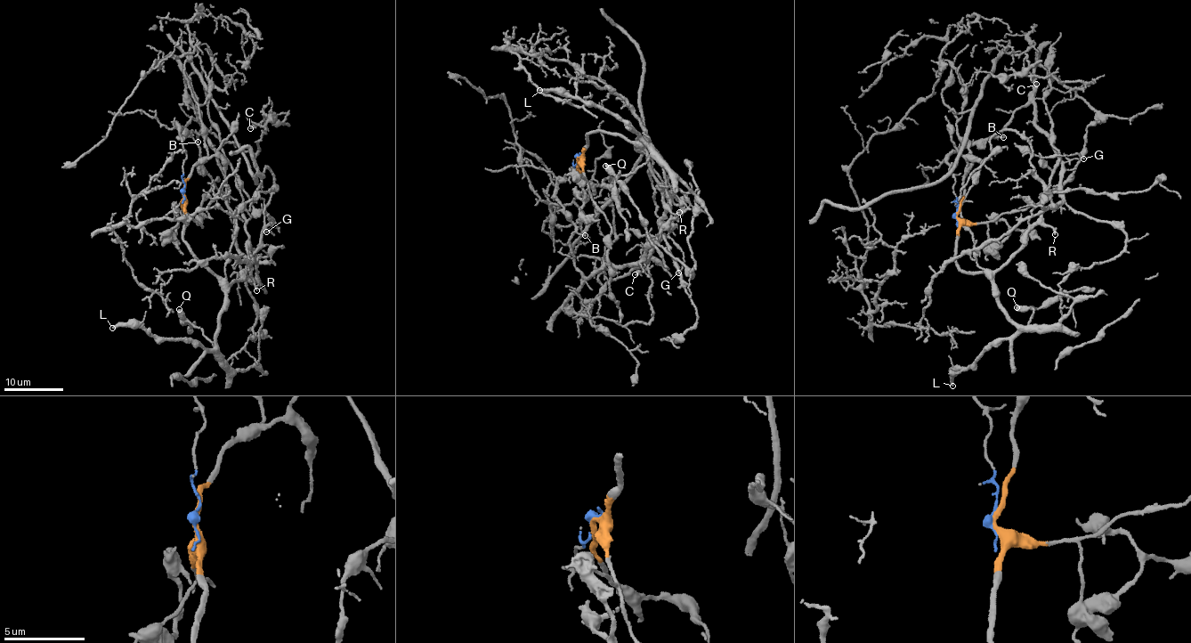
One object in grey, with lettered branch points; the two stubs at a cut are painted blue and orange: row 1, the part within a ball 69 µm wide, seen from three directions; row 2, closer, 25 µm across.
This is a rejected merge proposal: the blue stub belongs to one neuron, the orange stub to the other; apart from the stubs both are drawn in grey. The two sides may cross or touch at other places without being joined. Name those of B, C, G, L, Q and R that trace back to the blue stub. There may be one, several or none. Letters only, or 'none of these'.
B, C

